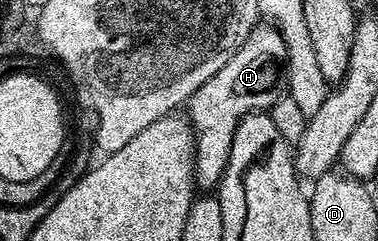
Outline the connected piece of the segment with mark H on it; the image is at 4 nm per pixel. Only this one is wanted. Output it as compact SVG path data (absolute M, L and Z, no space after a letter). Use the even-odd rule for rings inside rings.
M270 24L255 25L245 42L214 76L199 87L188 99L188 121L196 137L193 139L192 169L194 180L203 191L210 192L222 180L230 159L234 133L242 119L255 113L269 111L278 101L278 81L283 81L286 66L286 45L280 32Z

